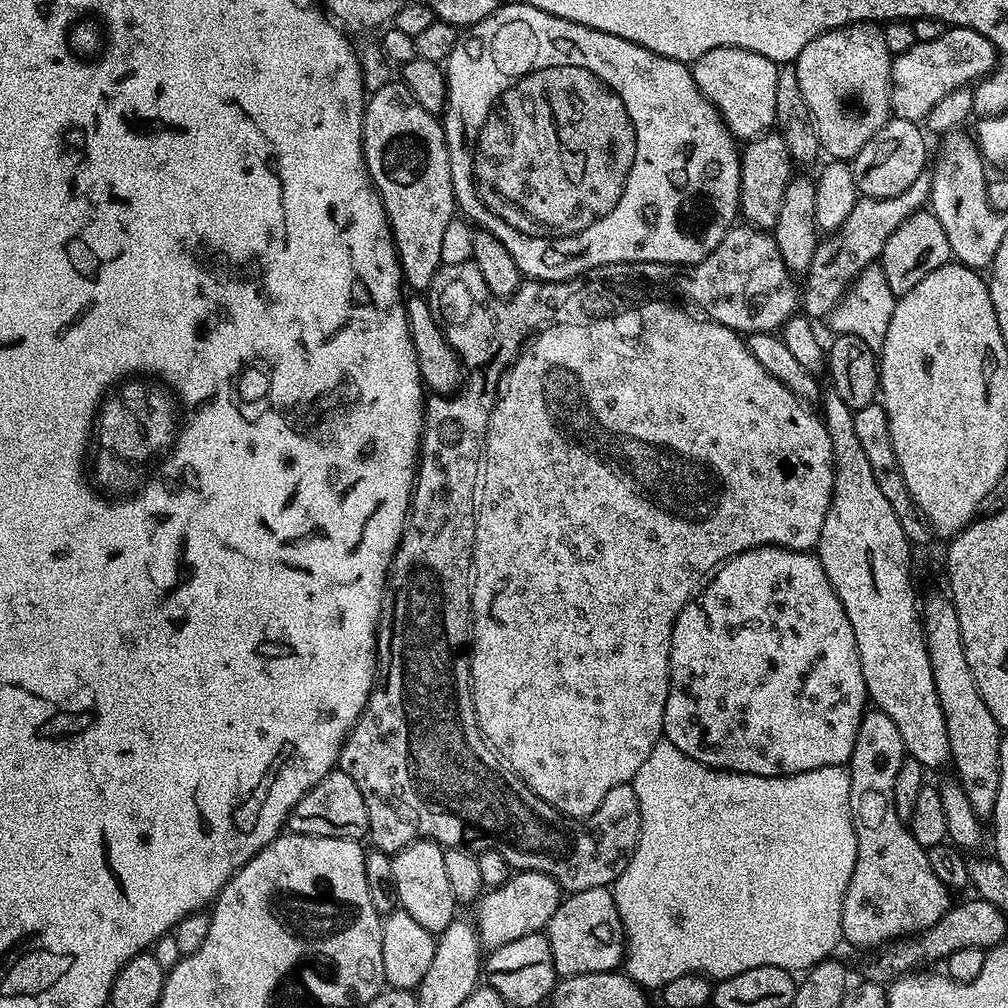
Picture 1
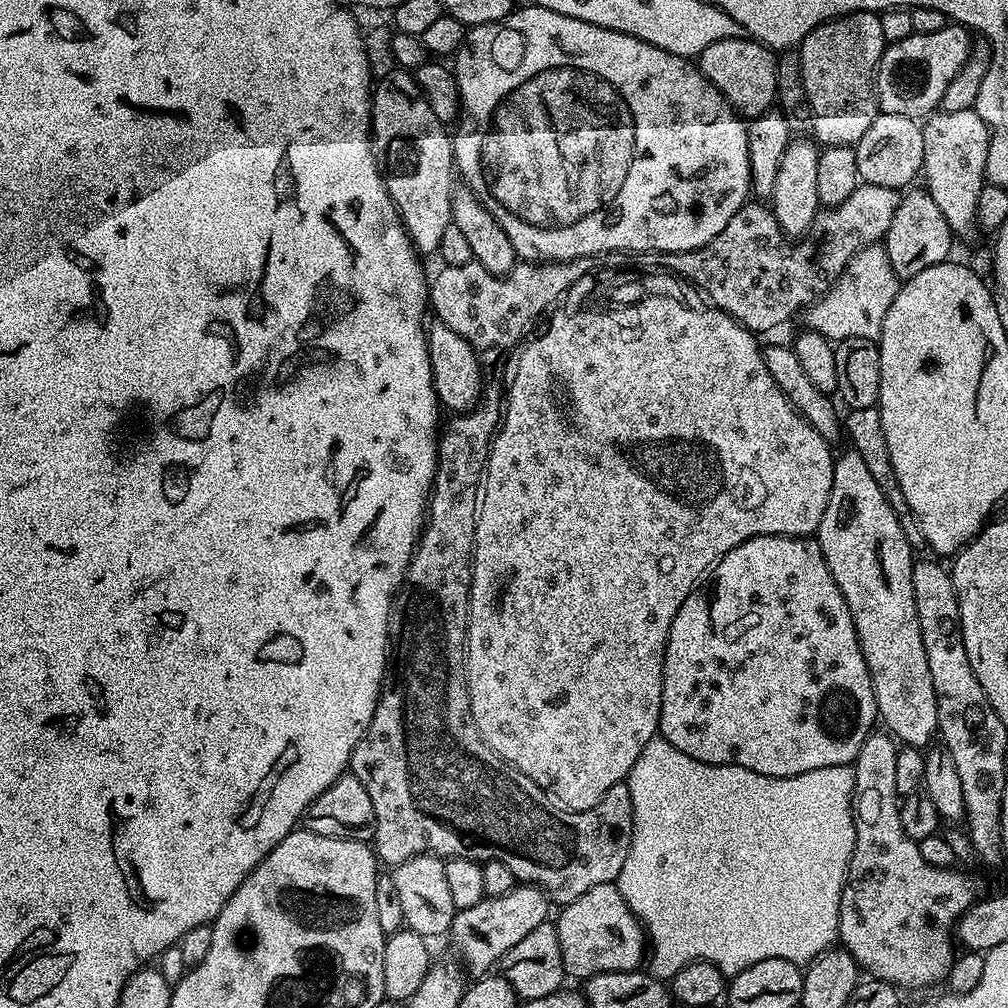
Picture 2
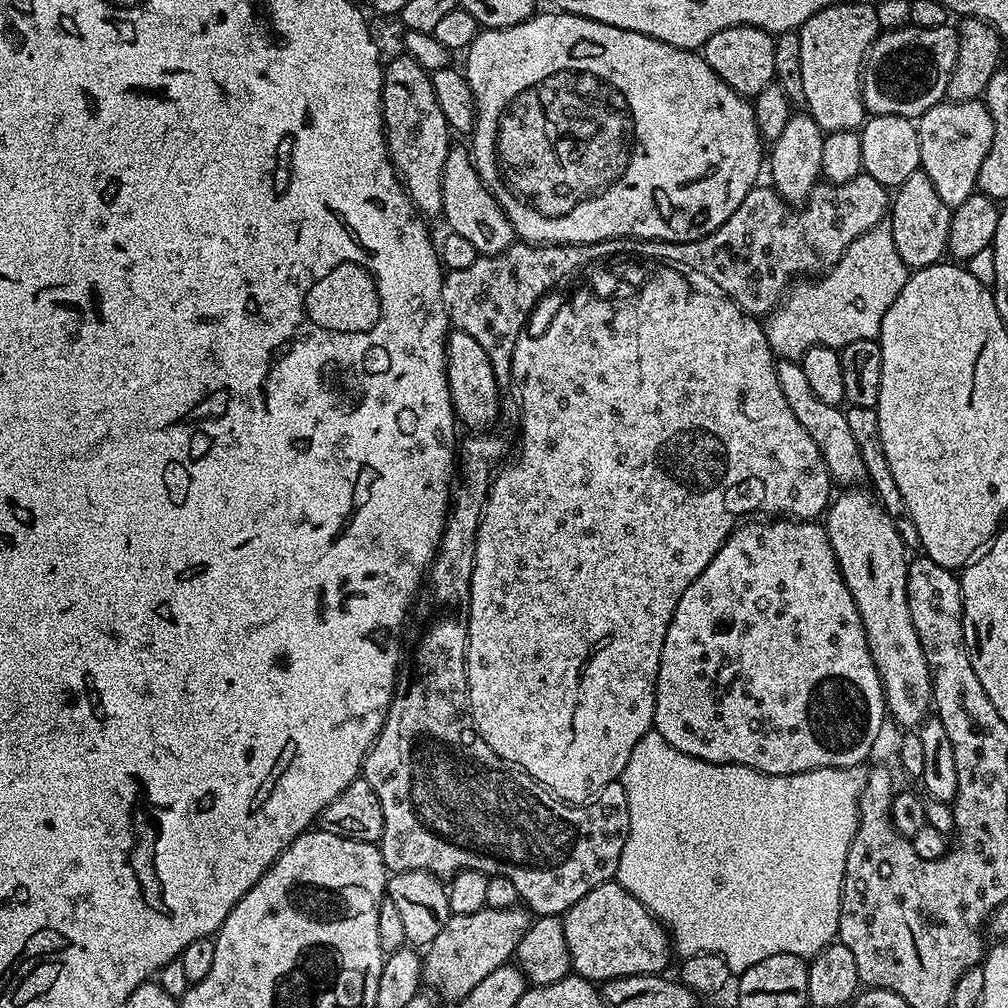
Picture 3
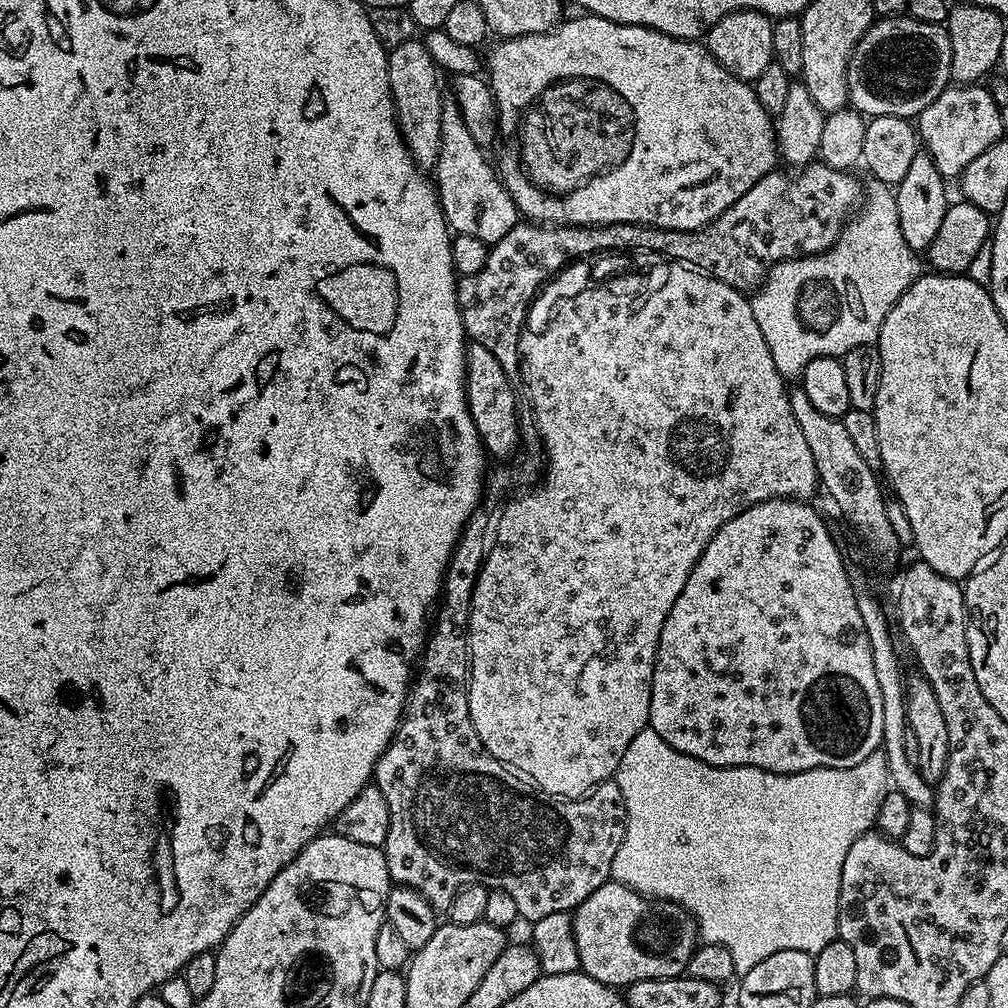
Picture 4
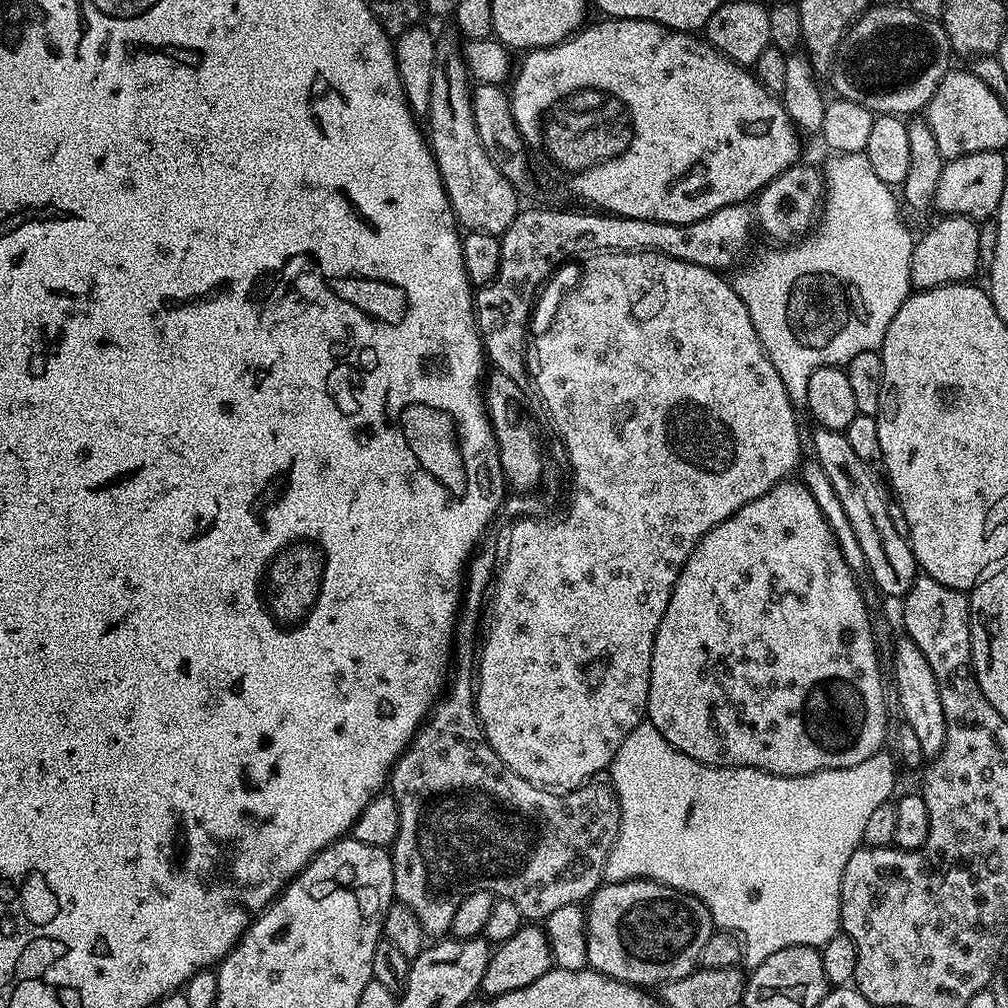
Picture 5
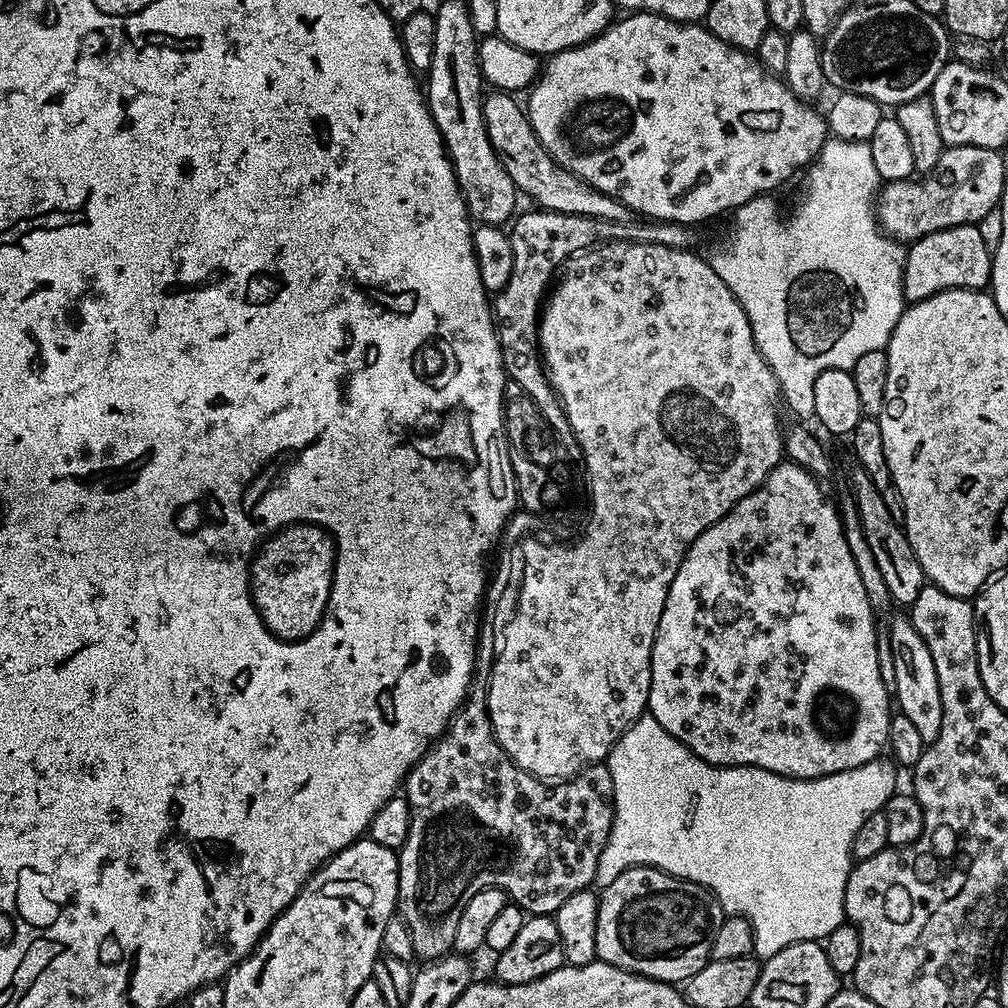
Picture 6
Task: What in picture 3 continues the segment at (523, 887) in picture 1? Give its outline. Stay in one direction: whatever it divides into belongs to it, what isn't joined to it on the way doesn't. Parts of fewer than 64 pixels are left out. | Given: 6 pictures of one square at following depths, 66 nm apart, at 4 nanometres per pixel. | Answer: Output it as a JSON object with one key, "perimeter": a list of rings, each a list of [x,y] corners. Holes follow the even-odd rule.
{"perimeter":[[[486,906],[474,914],[449,915],[448,920],[442,926],[442,930],[438,930],[438,938],[434,938],[434,942],[427,945],[426,951],[423,953],[423,983],[427,987],[429,984],[433,988],[431,991],[441,1001],[444,999],[455,1002],[466,998],[466,994],[470,994],[470,990],[474,990],[474,986],[478,986],[478,982],[482,982],[482,978],[486,978],[486,974],[490,974],[490,970],[509,963],[515,957],[518,942],[524,936],[529,923],[530,913],[523,906],[507,908],[506,910],[494,910]]]}

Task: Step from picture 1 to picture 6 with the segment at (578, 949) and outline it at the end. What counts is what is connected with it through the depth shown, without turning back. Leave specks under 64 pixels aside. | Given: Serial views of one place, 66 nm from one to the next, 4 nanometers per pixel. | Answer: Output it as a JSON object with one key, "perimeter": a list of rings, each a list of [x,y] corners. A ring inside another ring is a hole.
{"perimeter":[[[647,866],[628,868],[618,874],[614,882],[603,885],[599,898],[596,960],[627,972],[637,972],[651,980],[665,980],[671,985],[690,979],[708,964],[712,959],[714,934],[718,934],[726,919],[724,908],[710,890]]]}

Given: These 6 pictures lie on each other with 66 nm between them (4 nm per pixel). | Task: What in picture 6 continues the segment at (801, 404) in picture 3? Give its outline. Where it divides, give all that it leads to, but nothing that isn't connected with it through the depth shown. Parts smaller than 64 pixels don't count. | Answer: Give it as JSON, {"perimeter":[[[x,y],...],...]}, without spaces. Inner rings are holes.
{"perimeter":[[[852,466],[848,472],[847,491],[858,506],[858,518],[862,518],[863,547],[869,548],[874,554],[879,573],[882,574],[883,581],[886,582],[886,587],[892,595],[893,605],[911,606],[914,598],[918,598],[920,591],[926,587],[926,577],[910,542],[906,538],[901,521],[894,514],[890,514],[886,502],[882,502],[882,494],[878,494],[874,482],[870,482],[866,470]]]}

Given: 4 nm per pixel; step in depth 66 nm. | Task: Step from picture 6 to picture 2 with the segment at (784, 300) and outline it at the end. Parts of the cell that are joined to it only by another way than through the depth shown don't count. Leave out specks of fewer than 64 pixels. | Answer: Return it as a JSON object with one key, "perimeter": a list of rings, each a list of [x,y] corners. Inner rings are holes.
{"perimeter":[[[883,243],[871,244],[850,258],[846,270],[842,270],[826,295],[815,304],[808,305],[803,313],[803,323],[833,342],[851,336],[879,341],[882,322],[886,322],[886,310],[890,310],[890,302],[894,302],[900,285],[901,281],[894,274],[894,266],[890,266]]]}

